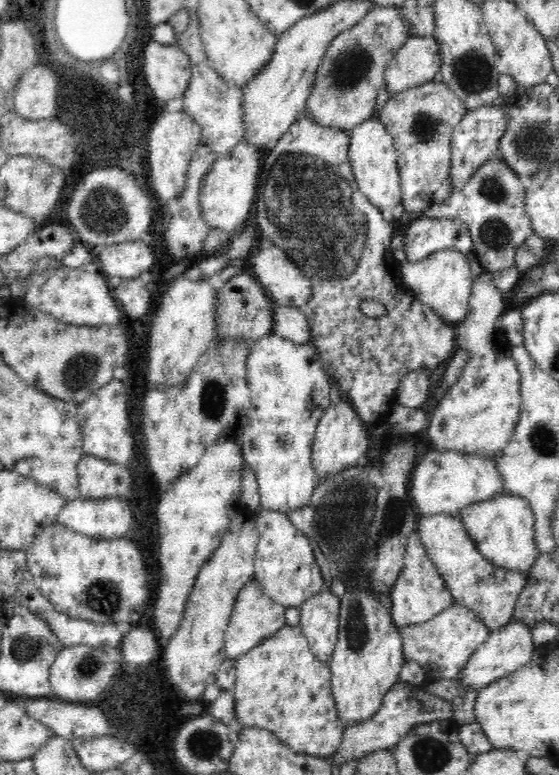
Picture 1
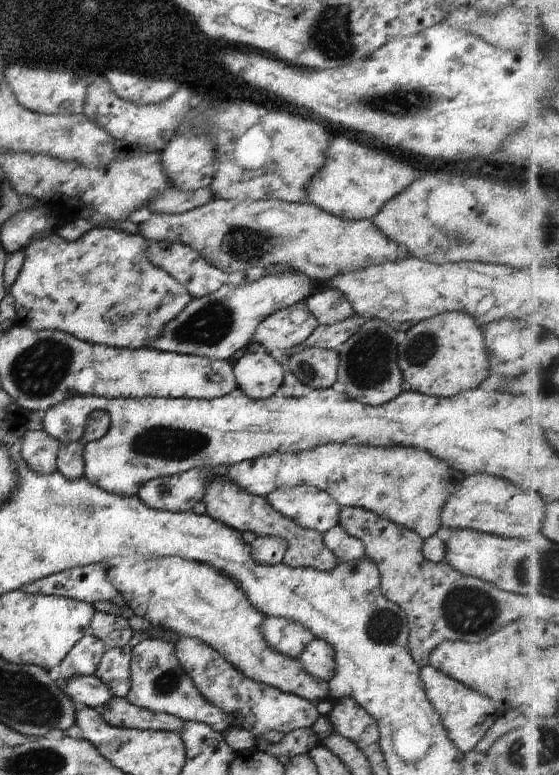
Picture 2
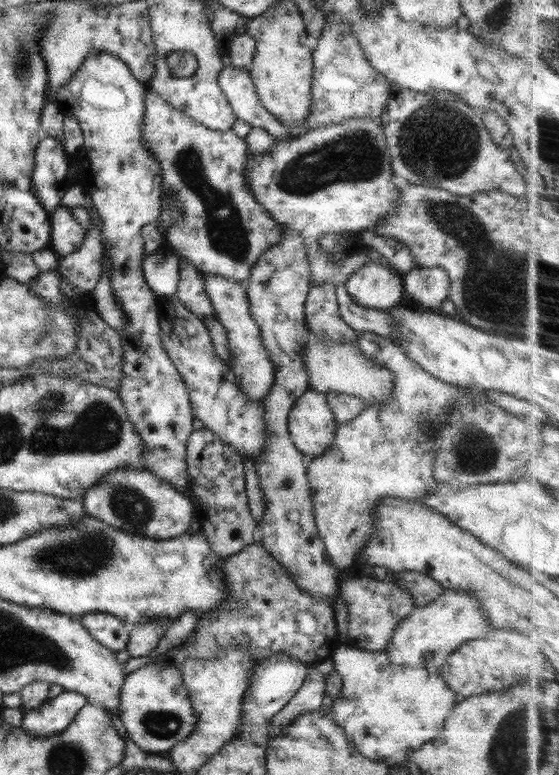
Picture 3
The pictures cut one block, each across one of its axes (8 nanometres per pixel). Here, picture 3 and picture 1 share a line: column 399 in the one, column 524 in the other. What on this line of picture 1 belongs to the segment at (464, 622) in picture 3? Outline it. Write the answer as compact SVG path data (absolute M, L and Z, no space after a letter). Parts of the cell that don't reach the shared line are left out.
M512 619L496 632L491 632L484 644L481 644L476 652L472 653L466 666L464 666L464 670L460 672L460 680L463 684L476 690L478 687L483 687L496 679L512 674L512 671L528 664L532 660L535 648L532 628L524 621Z

